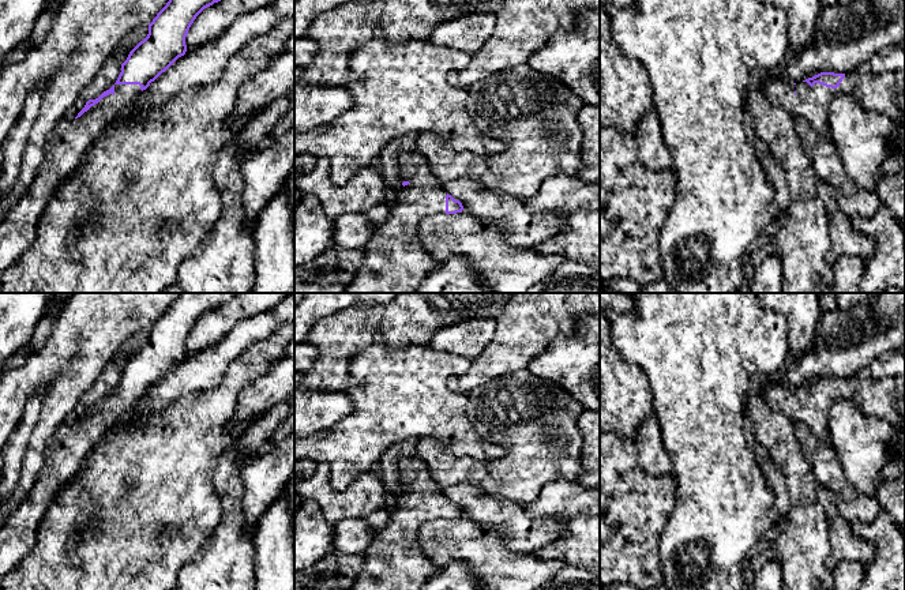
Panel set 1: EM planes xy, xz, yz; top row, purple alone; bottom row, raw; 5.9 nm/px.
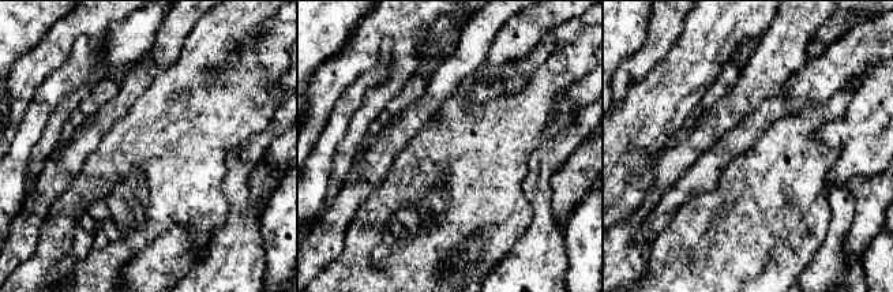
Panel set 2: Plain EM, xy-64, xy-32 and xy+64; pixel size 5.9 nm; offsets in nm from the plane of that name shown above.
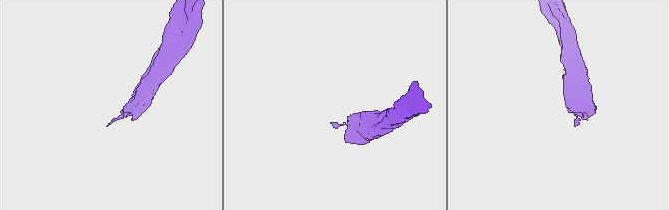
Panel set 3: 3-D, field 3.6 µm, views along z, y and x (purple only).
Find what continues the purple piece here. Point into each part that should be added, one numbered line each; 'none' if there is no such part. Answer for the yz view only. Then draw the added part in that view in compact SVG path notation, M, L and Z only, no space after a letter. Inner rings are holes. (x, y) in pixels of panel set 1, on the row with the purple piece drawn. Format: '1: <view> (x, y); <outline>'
1: yz (878, 93); M905 69L895 72L883 72L879 75L861 74L853 71L846 74L837 89L826 87L815 83L812 87L807 82L796 84L784 82L771 74L767 74L763 80L763 94L776 105L784 108L793 119L803 117L822 136L827 135L829 104L837 94L849 94L856 98L865 110L886 114L893 123L902 119L902 113L897 104L897 97L905 94Z

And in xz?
1: xz (394, 260); M405 151L399 158L402 180L409 184L397 192L397 204L383 223L375 223L372 236L364 247L364 259L352 285L345 293L418 293L418 288L431 271L440 267L423 248L417 236L420 221L446 211L446 195L442 181L432 173L428 161L416 151Z

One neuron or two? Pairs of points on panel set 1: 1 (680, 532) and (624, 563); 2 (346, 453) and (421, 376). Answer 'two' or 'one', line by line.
1: two
2: one

